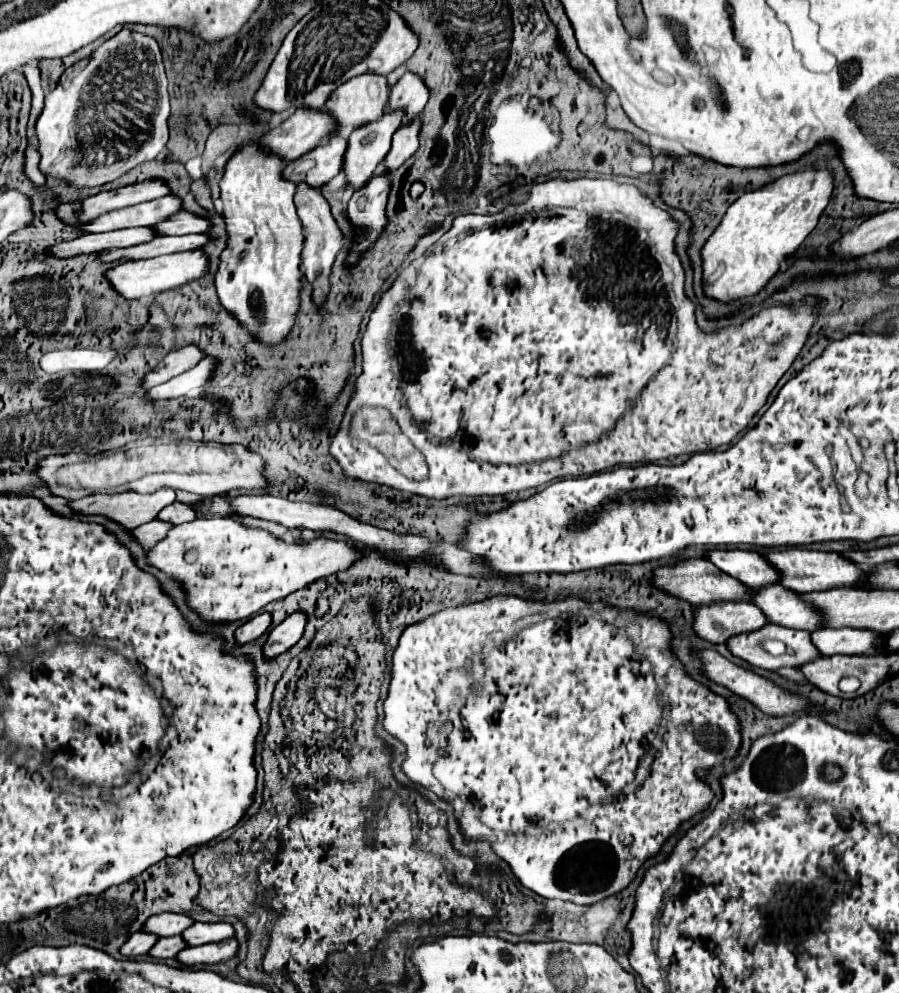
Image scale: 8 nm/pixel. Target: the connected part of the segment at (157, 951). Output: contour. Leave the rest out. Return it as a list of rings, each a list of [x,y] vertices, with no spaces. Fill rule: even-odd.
[[[173,935],[173,937],[163,937],[157,941],[157,945],[149,951],[153,957],[157,959],[167,959],[167,957],[175,957],[181,949],[185,949],[187,943],[181,935]]]

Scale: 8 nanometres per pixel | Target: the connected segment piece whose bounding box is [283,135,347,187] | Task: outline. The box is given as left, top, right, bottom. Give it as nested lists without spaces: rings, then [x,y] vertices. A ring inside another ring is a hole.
[[[333,135],[327,143],[317,145],[309,153],[295,161],[289,161],[283,175],[289,181],[309,181],[309,185],[329,183],[345,165],[347,141],[341,135]]]

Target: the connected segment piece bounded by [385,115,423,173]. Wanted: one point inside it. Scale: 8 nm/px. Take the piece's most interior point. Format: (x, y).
(406, 139)

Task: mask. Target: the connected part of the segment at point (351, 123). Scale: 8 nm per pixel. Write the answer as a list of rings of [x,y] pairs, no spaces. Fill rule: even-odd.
[[[363,73],[339,85],[327,99],[325,109],[337,119],[341,131],[351,131],[385,113],[389,105],[389,83],[383,75]]]

